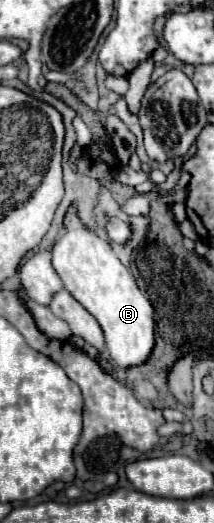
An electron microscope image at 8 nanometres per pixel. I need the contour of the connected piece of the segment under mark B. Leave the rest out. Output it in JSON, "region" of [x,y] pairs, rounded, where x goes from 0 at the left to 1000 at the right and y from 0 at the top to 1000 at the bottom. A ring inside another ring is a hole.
{"region":[[[322,392],[304,415],[294,415],[294,438],[304,446],[285,446],[238,476],[238,503],[248,514],[266,518],[266,526],[285,530],[304,553],[463,614],[463,621],[491,633],[491,660],[509,679],[528,683],[528,690],[556,702],[612,702],[612,698],[659,698],[687,690],[724,648],[715,648],[715,625],[724,625],[724,610],[715,610],[715,587],[696,579],[696,572],[650,556],[621,526],[593,518],[593,511],[556,499],[556,491],[537,488],[519,465],[500,457],[472,457],[444,442],[425,442],[379,415],[360,411],[369,400],[360,392]]]}

